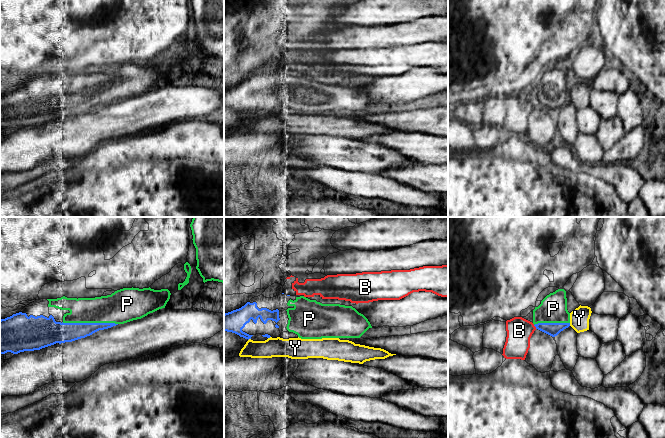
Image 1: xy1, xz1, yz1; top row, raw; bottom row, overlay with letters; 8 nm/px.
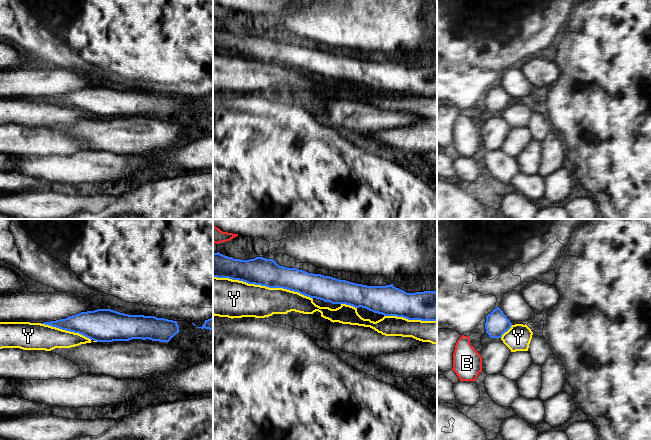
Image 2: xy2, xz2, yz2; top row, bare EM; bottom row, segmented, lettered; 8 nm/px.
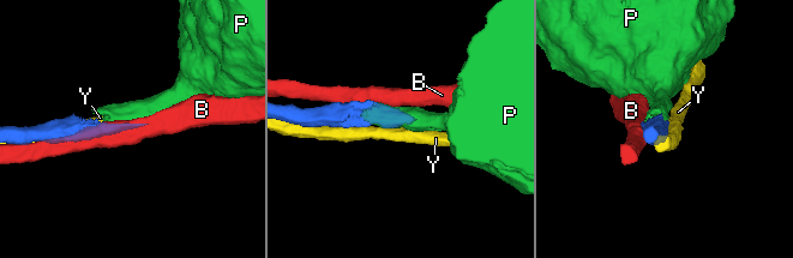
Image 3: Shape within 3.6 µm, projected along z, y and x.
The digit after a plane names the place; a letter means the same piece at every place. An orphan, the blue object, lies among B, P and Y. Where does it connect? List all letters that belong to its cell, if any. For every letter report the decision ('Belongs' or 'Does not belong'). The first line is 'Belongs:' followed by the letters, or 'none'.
Belongs: P
B: Does not belong
P: Belongs
Y: Does not belong

